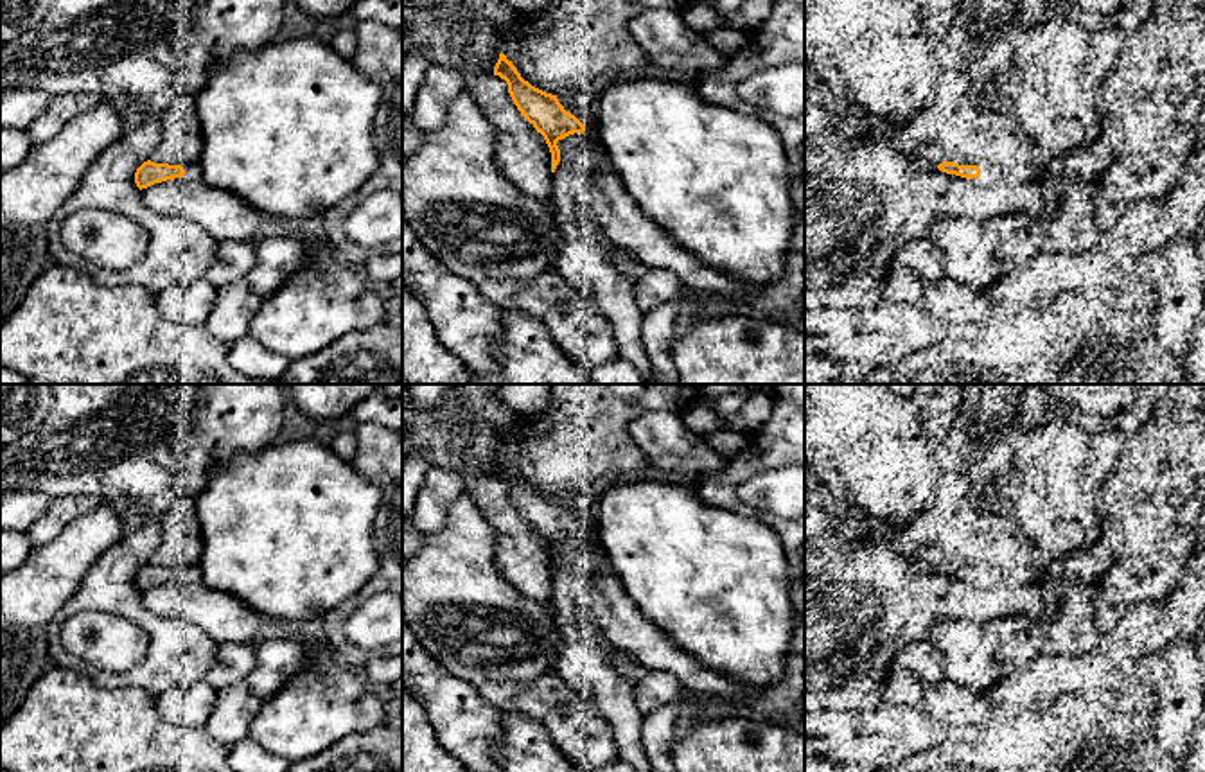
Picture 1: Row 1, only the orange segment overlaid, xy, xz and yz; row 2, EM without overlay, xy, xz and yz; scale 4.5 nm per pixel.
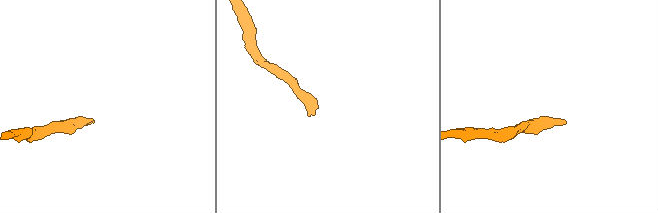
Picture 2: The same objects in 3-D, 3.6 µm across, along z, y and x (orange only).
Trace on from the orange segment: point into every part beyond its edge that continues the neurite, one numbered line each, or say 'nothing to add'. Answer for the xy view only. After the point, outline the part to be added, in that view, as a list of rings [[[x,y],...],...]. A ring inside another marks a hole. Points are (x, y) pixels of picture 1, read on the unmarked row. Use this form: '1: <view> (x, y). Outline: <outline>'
1: xy (193, 573). Outline: [[[199,564],[196,566],[183,566],[181,567],[185,576],[183,576],[183,583],[198,583],[203,582],[203,569]]]

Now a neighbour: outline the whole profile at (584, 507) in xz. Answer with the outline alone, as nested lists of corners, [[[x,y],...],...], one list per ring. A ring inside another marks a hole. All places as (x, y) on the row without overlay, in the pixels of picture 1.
[[[589,488],[573,496],[560,496],[557,501],[566,513],[575,517],[585,528],[598,517],[602,490]]]

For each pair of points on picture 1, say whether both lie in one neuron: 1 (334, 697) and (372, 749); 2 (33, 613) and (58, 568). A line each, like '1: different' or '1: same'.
1: different
2: same

